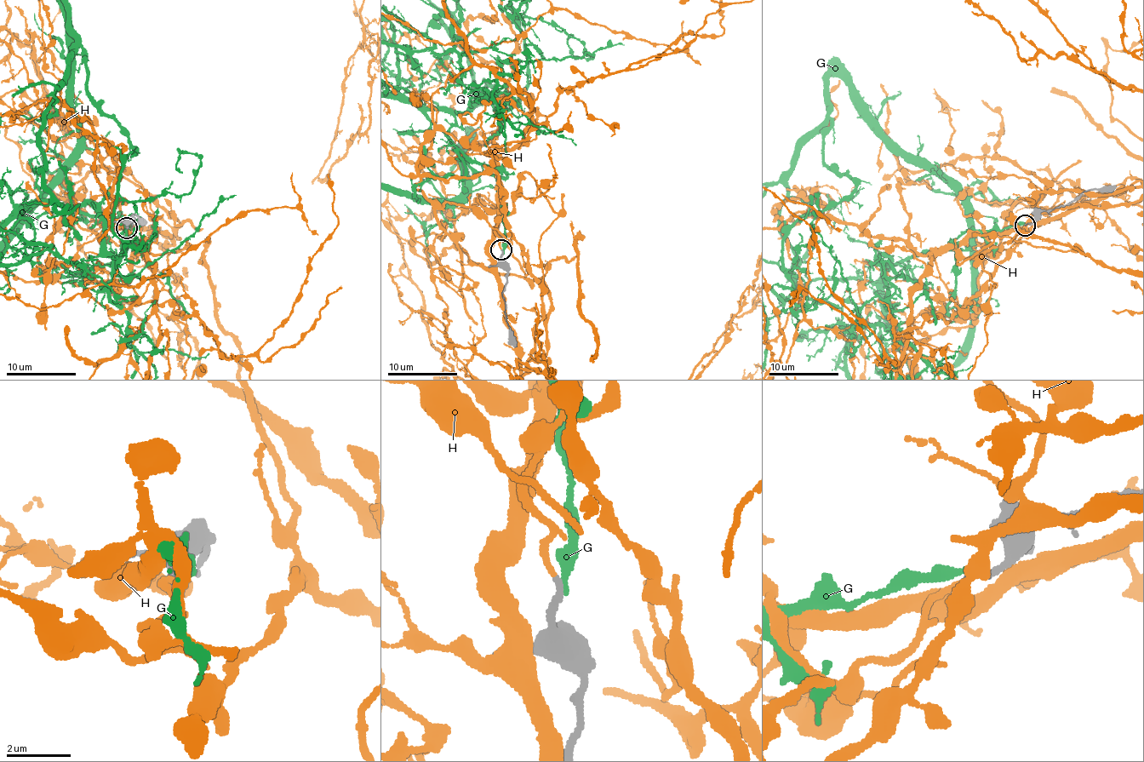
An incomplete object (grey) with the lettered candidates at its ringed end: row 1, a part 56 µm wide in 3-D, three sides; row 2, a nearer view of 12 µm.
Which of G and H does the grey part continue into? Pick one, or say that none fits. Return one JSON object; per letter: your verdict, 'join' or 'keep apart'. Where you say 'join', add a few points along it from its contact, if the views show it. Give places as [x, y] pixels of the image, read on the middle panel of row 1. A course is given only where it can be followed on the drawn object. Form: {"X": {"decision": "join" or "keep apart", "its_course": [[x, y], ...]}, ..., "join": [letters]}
{"G": {"decision": "keep apart"}, "H": {"decision": "join"}, "join": ["H"]}

